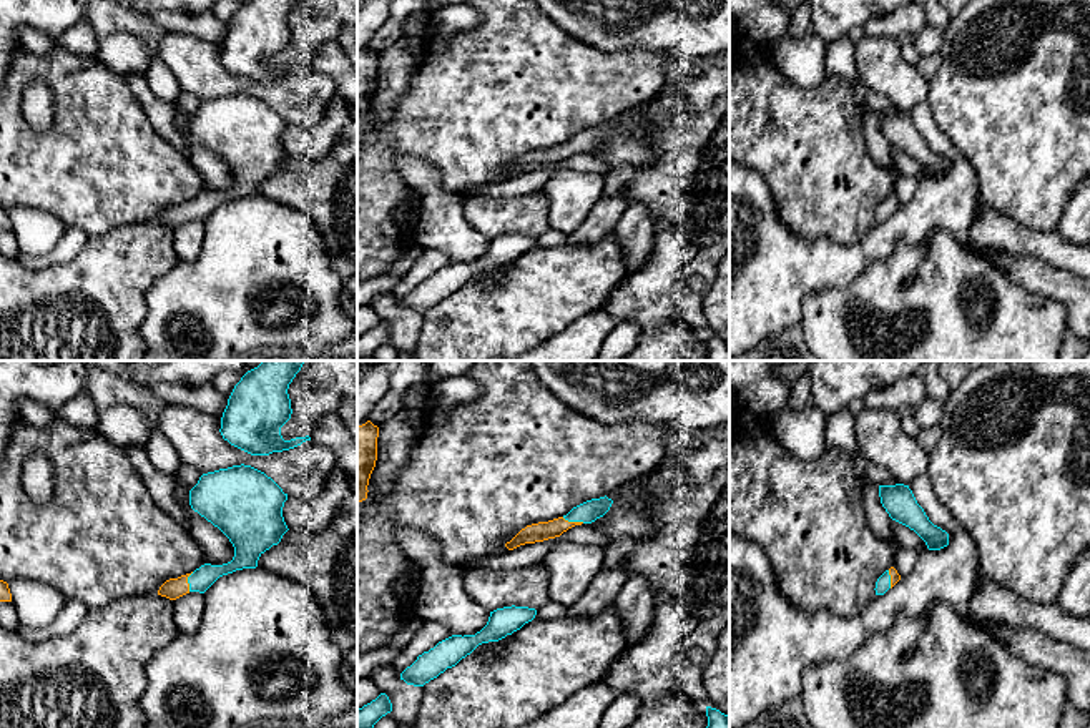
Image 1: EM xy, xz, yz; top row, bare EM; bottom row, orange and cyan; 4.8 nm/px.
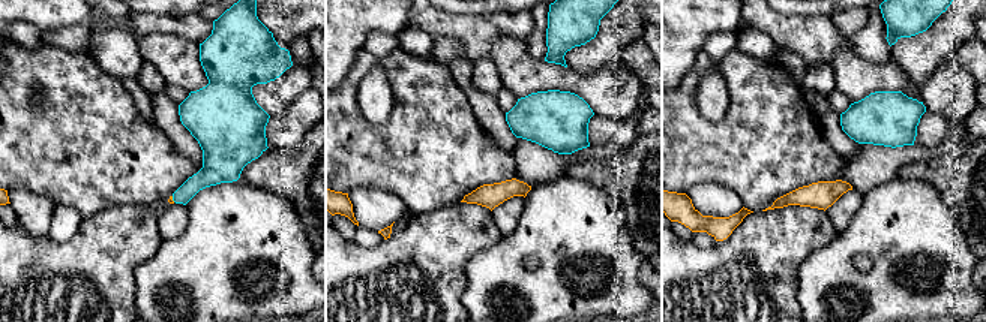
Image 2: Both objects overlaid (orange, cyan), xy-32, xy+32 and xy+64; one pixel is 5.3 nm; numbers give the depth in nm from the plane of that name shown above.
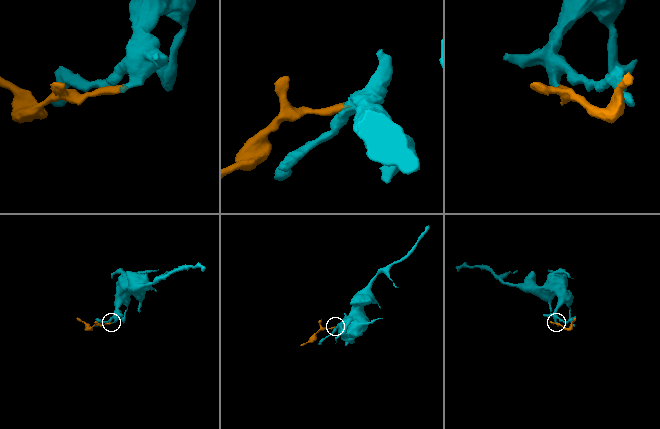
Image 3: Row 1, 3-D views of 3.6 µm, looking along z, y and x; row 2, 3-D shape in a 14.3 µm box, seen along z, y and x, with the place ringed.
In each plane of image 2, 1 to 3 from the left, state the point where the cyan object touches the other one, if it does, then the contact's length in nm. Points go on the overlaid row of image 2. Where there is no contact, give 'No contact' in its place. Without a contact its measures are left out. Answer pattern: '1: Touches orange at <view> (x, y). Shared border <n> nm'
1: Touches orange at xy-32 (171, 199). Shared border 40 nm
2: No contact
3: No contact

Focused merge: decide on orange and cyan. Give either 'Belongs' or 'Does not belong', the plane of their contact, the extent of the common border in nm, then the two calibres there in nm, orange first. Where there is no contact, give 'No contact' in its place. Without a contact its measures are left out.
Belongs. Touches orange in xz. Shared border 110 nm. Thickness 100 nm (orange) against 110 nm

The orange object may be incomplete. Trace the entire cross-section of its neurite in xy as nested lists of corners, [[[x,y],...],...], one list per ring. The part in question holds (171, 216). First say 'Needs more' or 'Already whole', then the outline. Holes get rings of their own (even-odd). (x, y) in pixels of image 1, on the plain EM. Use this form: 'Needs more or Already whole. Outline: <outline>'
Needs more. Outline: [[[251,93],[203,101],[189,118],[189,133],[229,166],[234,184],[228,191],[204,191],[193,201],[169,206],[158,223],[176,228],[189,219],[204,221],[223,203],[256,196],[259,184],[289,158],[282,145],[286,128],[287,121]]]

